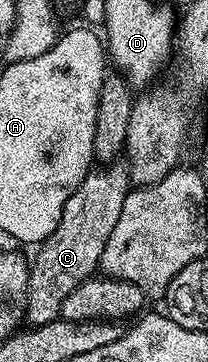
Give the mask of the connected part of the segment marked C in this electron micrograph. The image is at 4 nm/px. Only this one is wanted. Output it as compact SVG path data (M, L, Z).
M108 163L89 171L74 195L66 199L58 227L54 227L51 235L40 242L35 250L36 258L33 256L30 261L24 312L29 326L57 320L62 303L66 303L66 295L99 270L102 251L106 251L106 239L110 239L110 231L114 231L114 223L118 223L118 215L122 215L122 203L126 203L129 188L127 164Z

